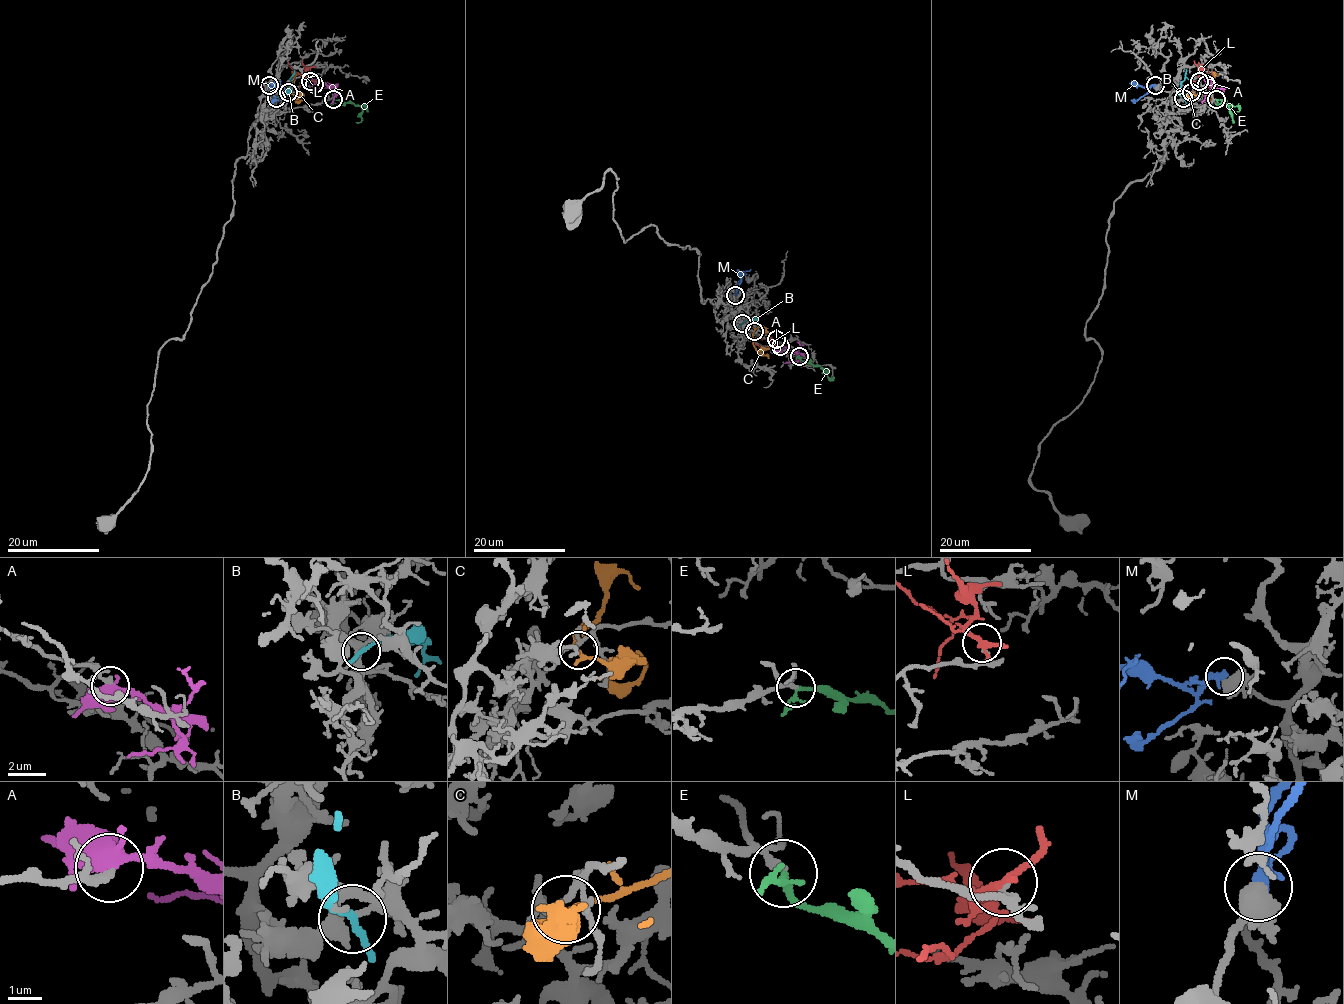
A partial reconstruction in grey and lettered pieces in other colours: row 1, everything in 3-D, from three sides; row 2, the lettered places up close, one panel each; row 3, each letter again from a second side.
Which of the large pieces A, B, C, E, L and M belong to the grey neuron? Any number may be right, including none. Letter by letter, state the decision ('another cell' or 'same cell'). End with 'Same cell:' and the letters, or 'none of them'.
A: same cell
B: another cell
C: another cell
E: same cell
L: another cell
M: same cell
Same cell: A, E, M

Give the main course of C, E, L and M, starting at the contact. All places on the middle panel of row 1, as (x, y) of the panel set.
C: (754, 331), (762, 327), (769, 333), (769, 349), (757, 352)
E: (799, 356), (828, 370), (821, 372)
L: (776, 339), (771, 347), (764, 349), (754, 338)
M: (735, 294), (737, 282), (750, 269)

